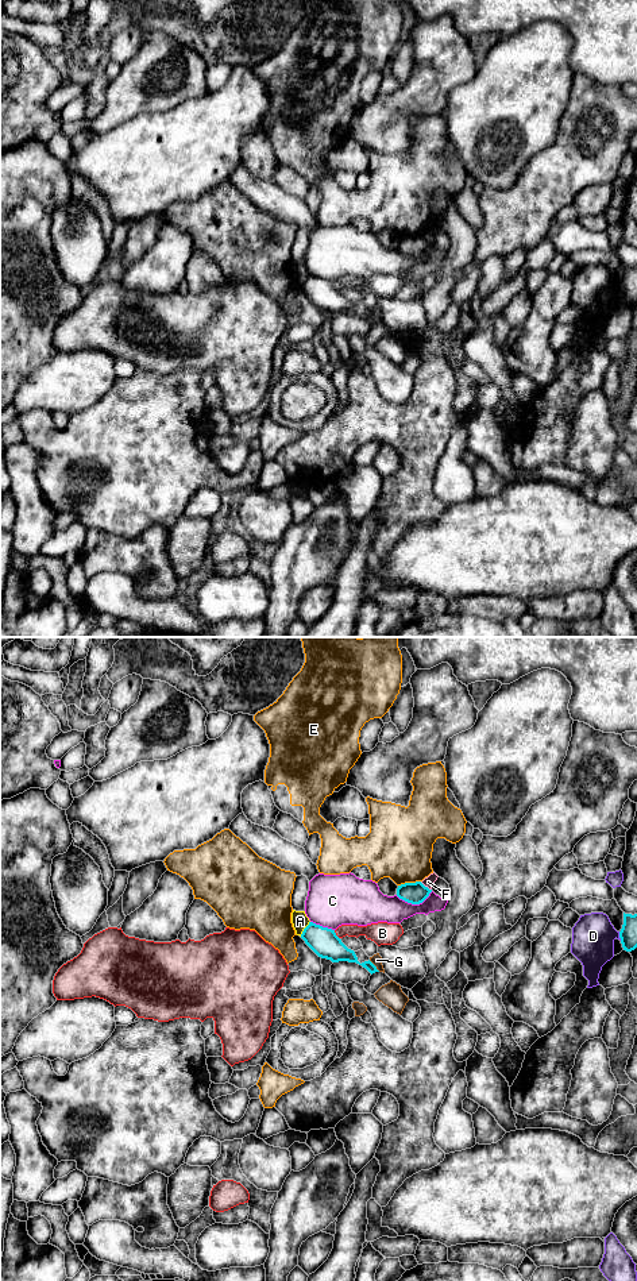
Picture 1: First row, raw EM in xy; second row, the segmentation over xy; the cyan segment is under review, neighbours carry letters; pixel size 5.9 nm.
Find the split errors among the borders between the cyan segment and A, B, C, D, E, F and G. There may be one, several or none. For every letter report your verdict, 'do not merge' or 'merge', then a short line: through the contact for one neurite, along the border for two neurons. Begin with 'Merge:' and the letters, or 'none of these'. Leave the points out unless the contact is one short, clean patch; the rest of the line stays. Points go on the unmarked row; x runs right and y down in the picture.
Merge: none of these
A: do not merge; line xy (309, 273), (300, 288)
B: do not merge
C: do not merge
D: do not merge
E: do not merge
F: do not merge; line xy (420, 234), (431, 242)
G: do not merge; line xy (369, 312), (379, 323)

